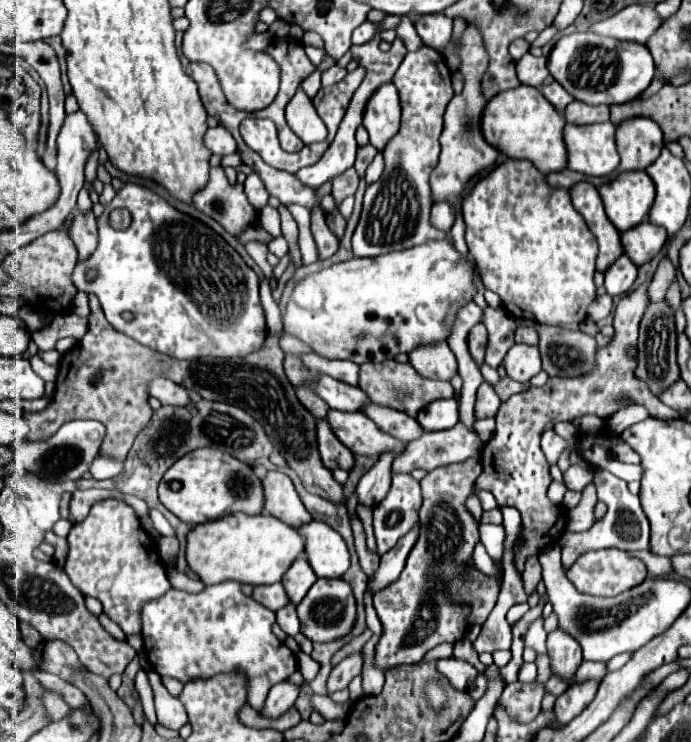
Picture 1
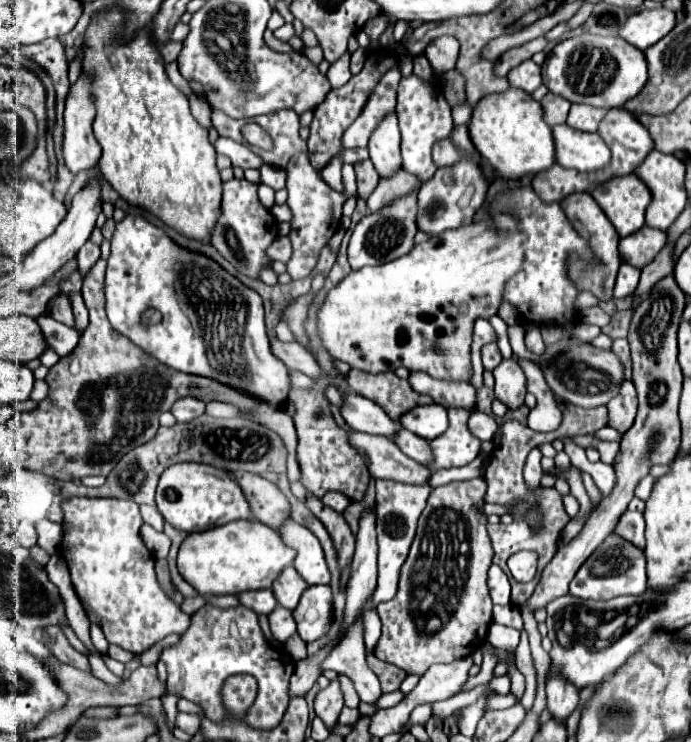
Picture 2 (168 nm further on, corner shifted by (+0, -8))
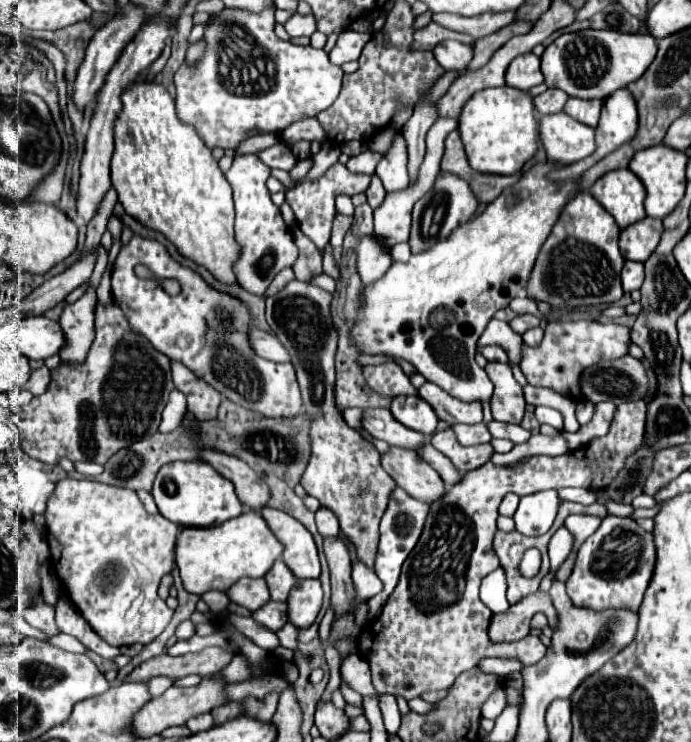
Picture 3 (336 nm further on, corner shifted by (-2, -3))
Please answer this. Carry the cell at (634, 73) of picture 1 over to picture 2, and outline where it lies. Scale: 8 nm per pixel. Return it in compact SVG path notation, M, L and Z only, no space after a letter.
M577 35L561 41L541 65L543 83L547 89L571 103L615 109L633 99L647 83L647 61L643 51L629 45L621 37Z

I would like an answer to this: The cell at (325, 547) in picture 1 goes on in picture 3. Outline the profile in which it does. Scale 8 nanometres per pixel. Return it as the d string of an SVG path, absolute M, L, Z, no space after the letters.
M265 508L259 514L267 522L275 538L283 544L285 550L281 558L289 566L289 570L297 578L319 578L321 566L319 566L317 546L309 530L301 526L301 522L297 522L293 516L275 508Z

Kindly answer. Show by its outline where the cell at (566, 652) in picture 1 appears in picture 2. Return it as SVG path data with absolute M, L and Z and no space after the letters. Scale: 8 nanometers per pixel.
M563 677L547 679L547 709L553 713L553 719L565 721L579 703L579 689L571 687Z

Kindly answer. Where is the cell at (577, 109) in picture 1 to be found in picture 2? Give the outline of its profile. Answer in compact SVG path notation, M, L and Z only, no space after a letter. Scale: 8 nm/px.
M571 105L567 125L579 131L597 131L599 123L607 115L607 109L597 109L591 105Z

